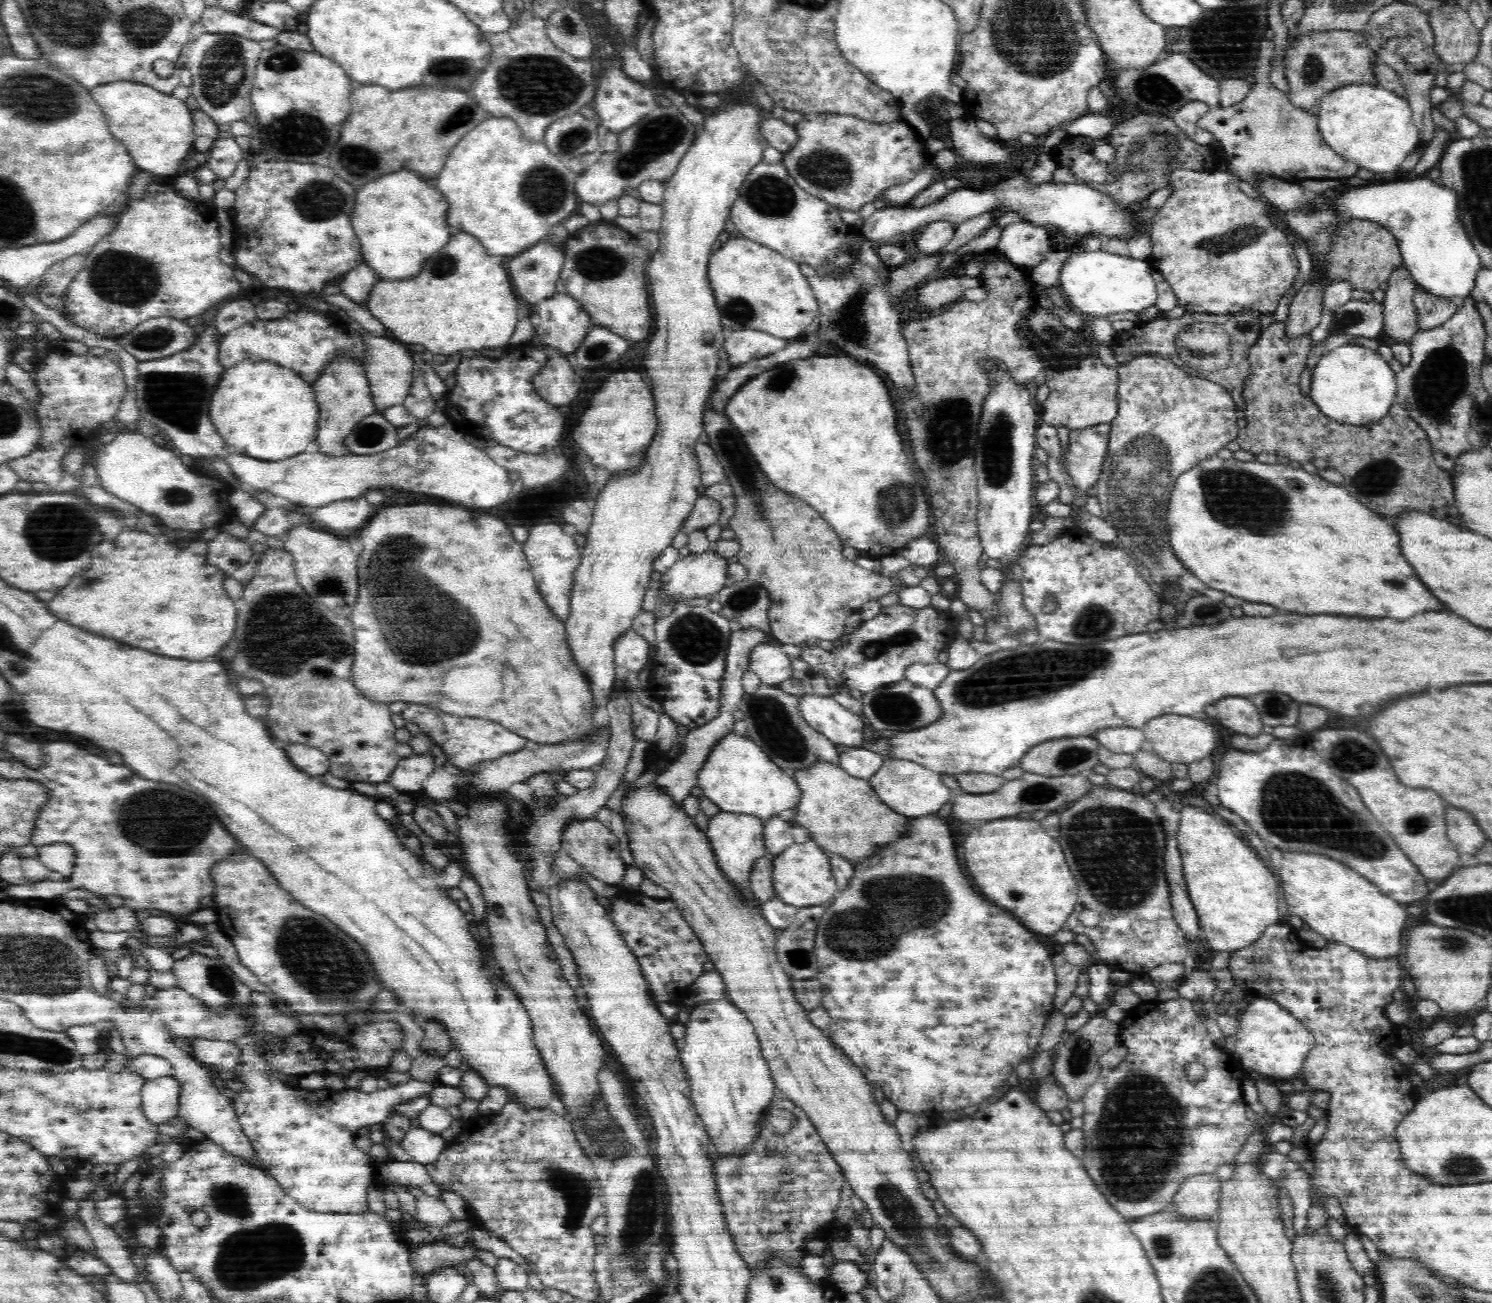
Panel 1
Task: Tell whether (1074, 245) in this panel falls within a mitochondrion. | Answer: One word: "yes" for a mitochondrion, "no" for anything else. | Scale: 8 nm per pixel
no

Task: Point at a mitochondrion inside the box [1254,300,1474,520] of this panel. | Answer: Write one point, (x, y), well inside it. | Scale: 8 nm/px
(1383, 474)

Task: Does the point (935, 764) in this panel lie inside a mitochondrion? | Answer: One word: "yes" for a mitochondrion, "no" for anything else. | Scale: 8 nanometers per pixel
no

